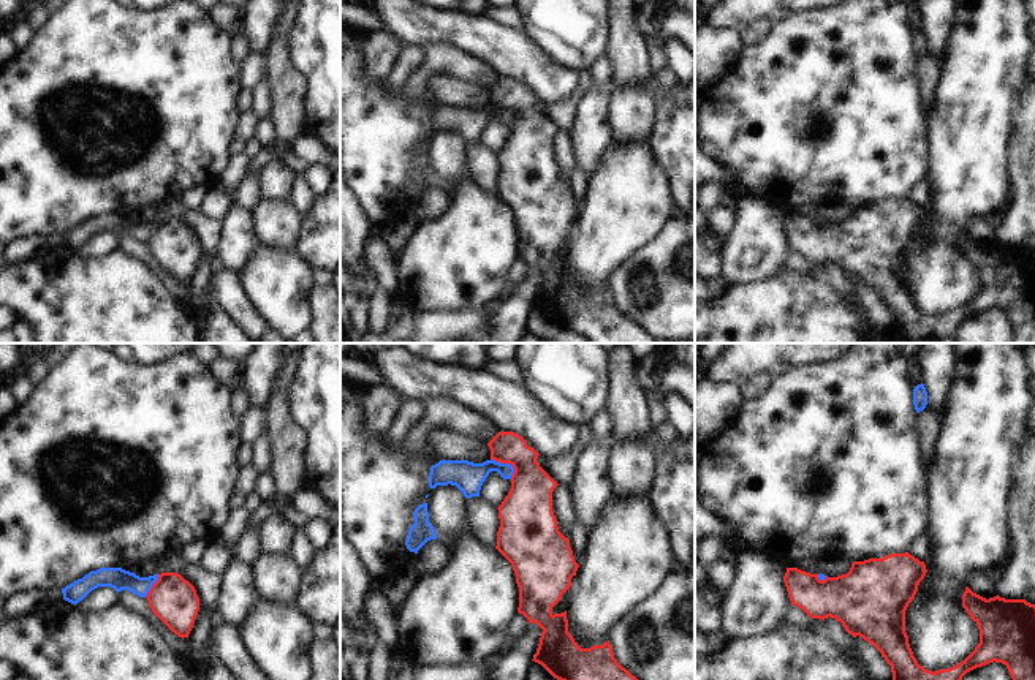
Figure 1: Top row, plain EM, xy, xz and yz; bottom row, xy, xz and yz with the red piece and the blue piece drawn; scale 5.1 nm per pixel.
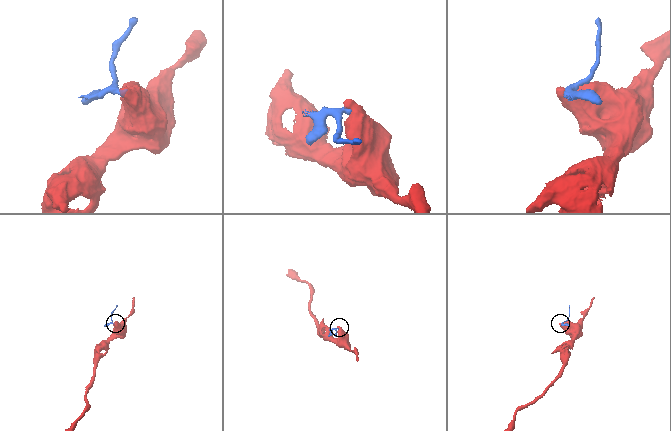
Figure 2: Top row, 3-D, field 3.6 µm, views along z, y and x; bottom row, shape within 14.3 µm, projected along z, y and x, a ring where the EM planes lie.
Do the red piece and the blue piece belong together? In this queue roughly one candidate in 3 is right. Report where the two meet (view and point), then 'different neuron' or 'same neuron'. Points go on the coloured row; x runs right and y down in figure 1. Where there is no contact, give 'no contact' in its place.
meets red in xz at (507, 462); different neuron

